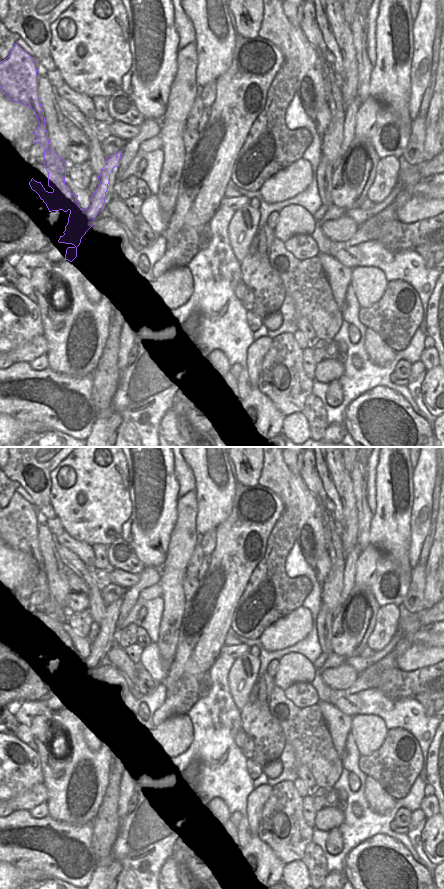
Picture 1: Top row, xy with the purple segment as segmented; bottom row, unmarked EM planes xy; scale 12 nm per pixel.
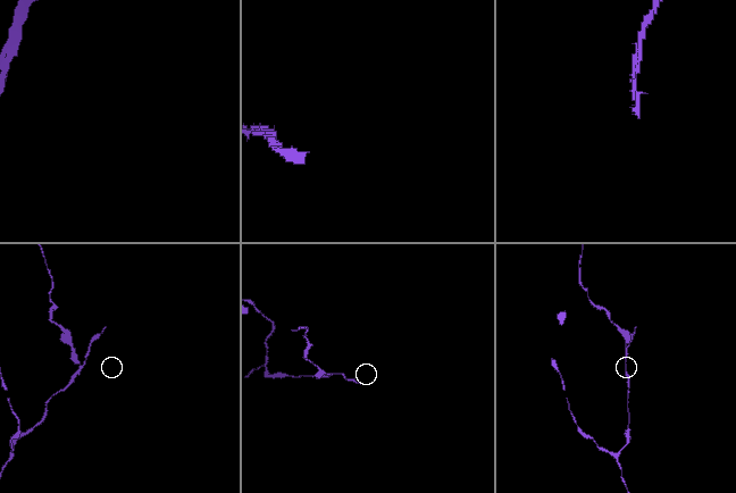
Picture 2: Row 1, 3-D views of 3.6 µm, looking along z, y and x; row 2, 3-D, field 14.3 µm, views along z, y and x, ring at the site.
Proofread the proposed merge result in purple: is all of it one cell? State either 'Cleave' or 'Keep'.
Cleave

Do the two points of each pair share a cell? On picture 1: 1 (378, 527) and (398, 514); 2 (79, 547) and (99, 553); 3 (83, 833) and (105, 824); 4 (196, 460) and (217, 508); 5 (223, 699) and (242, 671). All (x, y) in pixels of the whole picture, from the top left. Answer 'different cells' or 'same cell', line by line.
1: same cell
2: different cells
3: different cells
4: same cell
5: different cells

